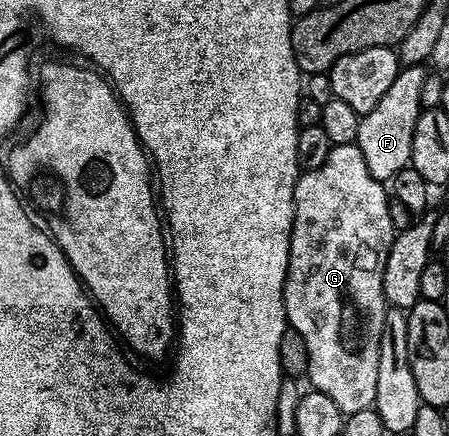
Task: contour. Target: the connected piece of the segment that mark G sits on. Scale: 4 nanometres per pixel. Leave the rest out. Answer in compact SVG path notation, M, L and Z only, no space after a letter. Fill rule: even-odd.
M352 141L332 145L322 165L305 170L297 179L294 189L294 221L284 282L284 308L288 314L288 325L293 332L296 330L300 334L308 350L307 381L312 382L310 384L315 390L333 399L348 417L369 410L376 397L379 341L385 311L380 303L376 303L376 311L372 311L372 295L383 295L383 270L394 236L389 198L385 184L370 175L362 151ZM365 292L368 293L368 303L356 303L356 295L364 299Z

